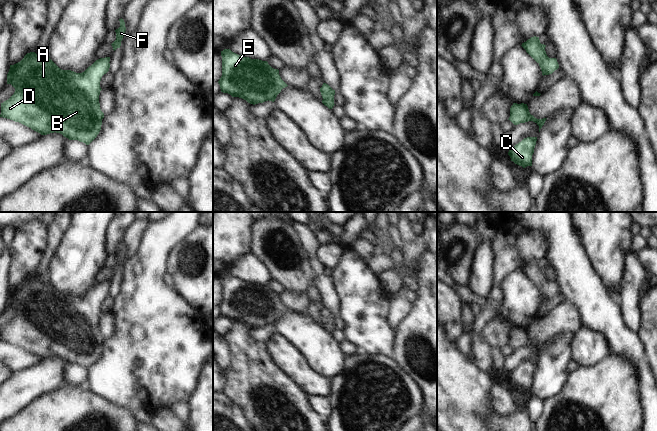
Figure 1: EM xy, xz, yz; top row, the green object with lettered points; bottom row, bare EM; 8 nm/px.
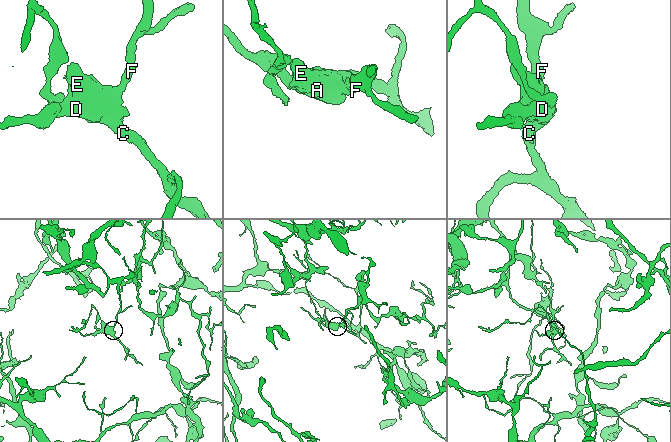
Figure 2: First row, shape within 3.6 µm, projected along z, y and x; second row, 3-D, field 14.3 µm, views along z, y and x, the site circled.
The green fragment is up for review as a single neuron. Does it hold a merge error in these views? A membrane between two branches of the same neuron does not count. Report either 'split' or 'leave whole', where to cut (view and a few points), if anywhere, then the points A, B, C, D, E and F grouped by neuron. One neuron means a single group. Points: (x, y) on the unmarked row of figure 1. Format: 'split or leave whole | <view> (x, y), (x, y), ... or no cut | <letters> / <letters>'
leave whole | no cut | A B C D E F

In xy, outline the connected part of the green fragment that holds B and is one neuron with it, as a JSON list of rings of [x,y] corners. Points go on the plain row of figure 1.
[[[35,276],[10,289],[7,308],[15,312],[14,318],[1,327],[0,341],[19,346],[32,354],[47,359],[60,357],[69,364],[89,369],[99,358],[104,337],[100,333],[100,305],[109,295],[110,281],[100,282],[84,296],[60,293],[50,282],[42,283]]]

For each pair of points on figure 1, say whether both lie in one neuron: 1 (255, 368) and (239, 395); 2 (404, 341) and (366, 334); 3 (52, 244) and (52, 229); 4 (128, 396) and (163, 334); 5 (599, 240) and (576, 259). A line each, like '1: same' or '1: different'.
1: same
2: different
3: same
4: same
5: different

